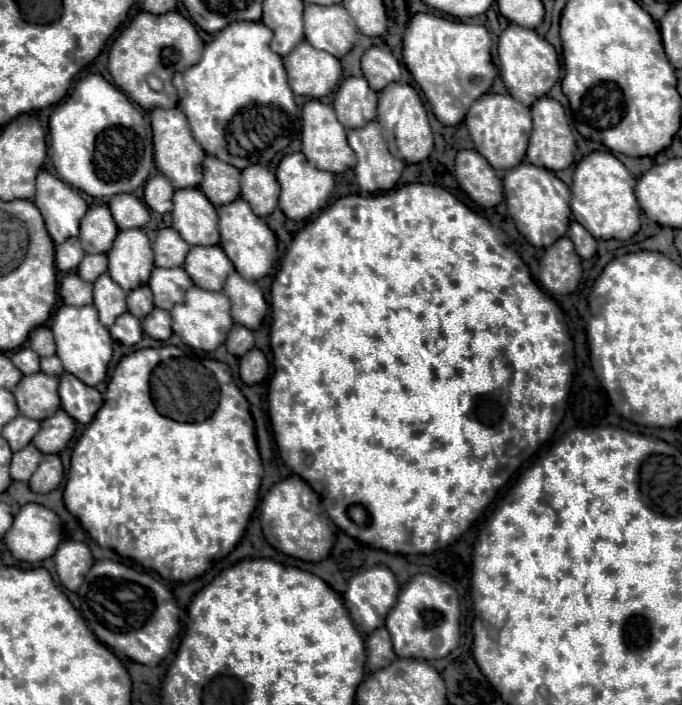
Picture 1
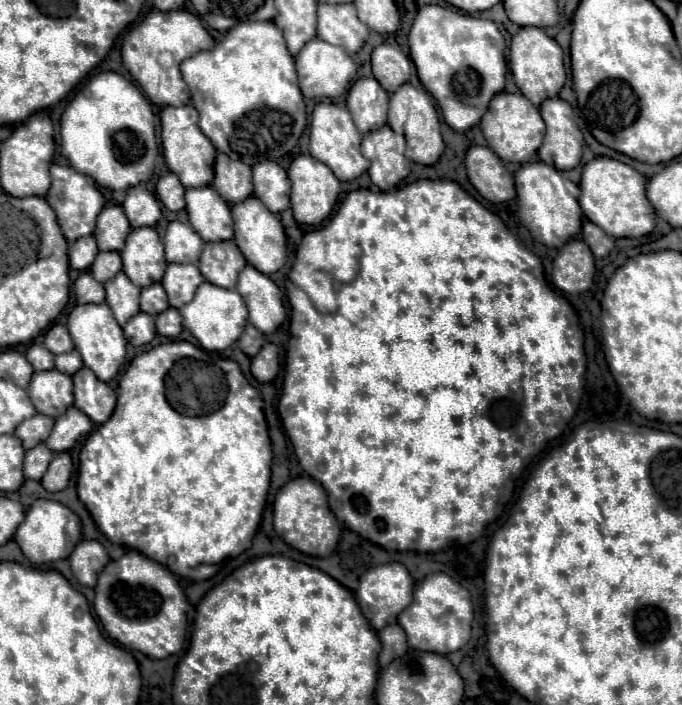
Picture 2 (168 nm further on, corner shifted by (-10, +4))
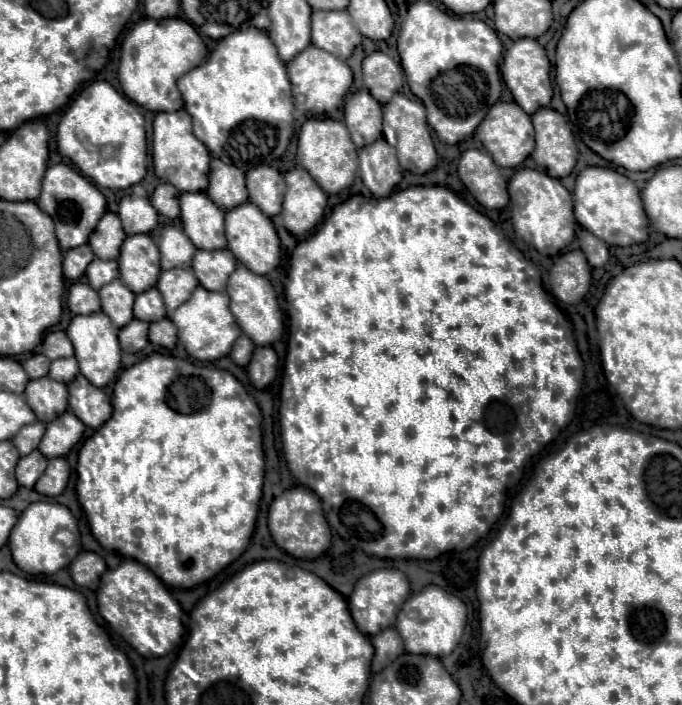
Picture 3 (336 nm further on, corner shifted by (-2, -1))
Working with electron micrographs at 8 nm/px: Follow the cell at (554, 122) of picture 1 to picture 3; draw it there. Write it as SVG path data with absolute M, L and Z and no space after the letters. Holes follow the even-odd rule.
M542 107L532 115L536 129L536 149L532 159L550 177L566 177L576 165L576 143L570 121L552 107Z

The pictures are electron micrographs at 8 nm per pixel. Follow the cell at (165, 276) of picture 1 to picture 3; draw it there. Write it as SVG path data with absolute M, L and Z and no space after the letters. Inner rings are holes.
M186 269L162 271L160 279L156 283L156 289L162 293L168 313L178 309L178 305L186 303L190 299L190 293L196 287L198 287L198 279L194 277L192 271L186 271Z

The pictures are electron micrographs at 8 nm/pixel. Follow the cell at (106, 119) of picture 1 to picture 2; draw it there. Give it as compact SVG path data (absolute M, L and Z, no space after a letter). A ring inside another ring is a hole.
M116 72L92 76L60 118L62 154L78 172L86 172L104 188L126 190L146 182L158 154L154 114L142 92Z

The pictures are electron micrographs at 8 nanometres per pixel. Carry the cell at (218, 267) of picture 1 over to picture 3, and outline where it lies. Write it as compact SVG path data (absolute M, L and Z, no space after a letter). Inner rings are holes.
M228 249L196 251L192 259L192 271L208 291L226 291L226 281L234 269L236 259Z

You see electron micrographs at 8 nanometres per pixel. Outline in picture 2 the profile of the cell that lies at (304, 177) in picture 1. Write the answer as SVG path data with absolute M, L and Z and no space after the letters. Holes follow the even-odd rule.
M310 154L294 158L294 162L288 168L288 176L292 182L290 198L292 198L292 212L296 222L304 226L318 226L324 218L330 216L338 200L340 180L330 172L330 168L326 168L326 164L322 164L320 160L314 160Z

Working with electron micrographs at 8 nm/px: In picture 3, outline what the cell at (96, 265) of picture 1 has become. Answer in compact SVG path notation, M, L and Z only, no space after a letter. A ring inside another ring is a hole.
M94 259L90 269L86 269L86 281L98 291L102 285L108 285L112 279L118 277L118 263L116 261L102 261Z

